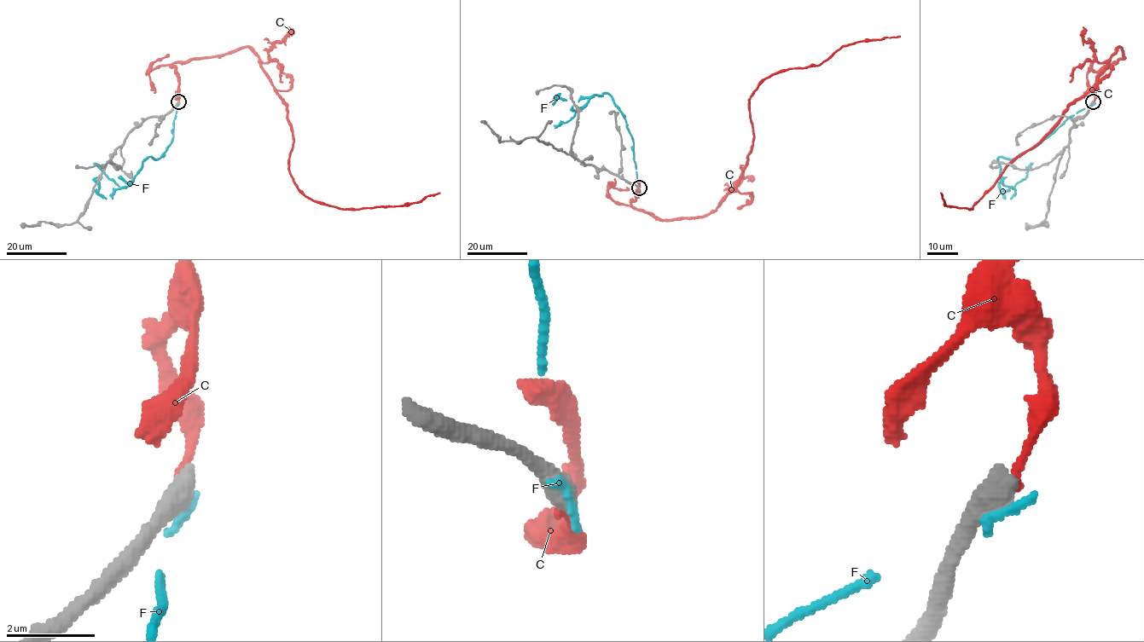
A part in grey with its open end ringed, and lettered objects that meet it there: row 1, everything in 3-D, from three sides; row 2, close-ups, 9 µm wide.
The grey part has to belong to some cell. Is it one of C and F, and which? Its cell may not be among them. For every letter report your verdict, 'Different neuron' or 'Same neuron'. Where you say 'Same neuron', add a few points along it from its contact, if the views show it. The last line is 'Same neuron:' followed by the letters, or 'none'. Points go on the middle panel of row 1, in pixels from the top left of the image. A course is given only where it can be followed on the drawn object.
C: Different neuron
F: Different neuron
Same neuron: none

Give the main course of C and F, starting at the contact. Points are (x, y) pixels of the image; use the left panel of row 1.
C: (178, 102), (174, 63), (248, 47), (286, 105), (289, 171), (304, 195), (358, 209), (408, 205), (440, 193)
F: (178, 104), (171, 142), (159, 159), (142, 162), (129, 185), (113, 199), (102, 198), (96, 176)

